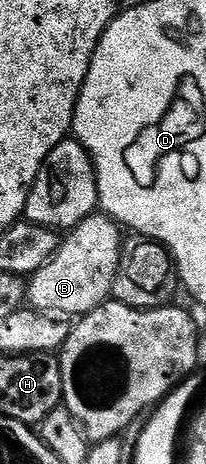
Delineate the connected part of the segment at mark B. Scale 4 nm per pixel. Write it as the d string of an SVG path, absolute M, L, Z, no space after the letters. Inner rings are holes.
M101 211L85 217L76 228L69 230L61 238L56 255L52 255L52 259L48 259L48 263L44 263L44 267L40 267L40 271L36 271L28 279L29 308L36 309L39 313L57 315L62 319L81 319L96 307L106 304L114 291L114 276L120 263L123 244L123 230L113 217Z

